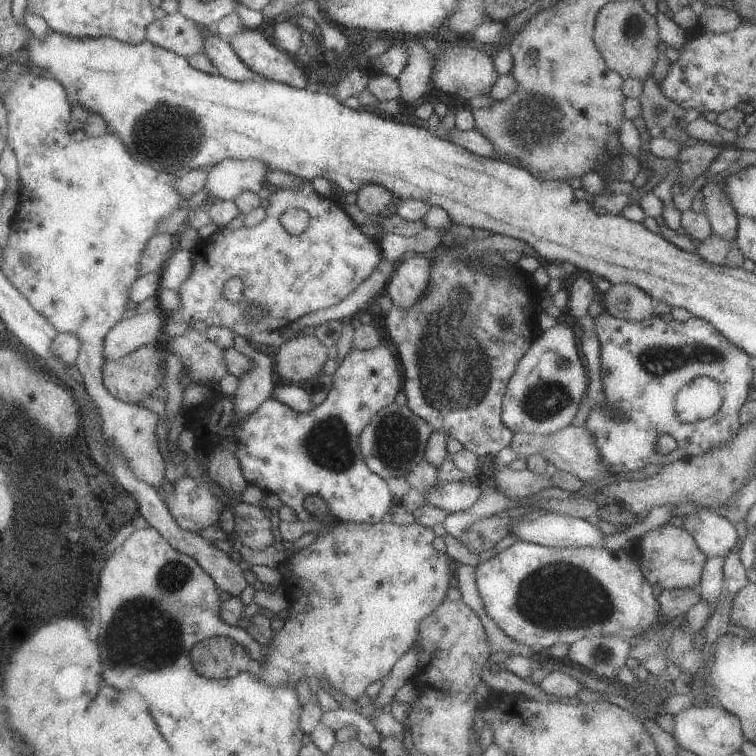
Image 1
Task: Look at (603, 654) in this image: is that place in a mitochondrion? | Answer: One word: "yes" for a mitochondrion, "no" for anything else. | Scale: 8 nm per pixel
yes

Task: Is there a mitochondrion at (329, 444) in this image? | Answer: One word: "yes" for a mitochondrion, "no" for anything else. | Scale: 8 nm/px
yes

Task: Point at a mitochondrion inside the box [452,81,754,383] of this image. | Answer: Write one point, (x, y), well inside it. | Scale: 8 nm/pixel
(655, 361)

